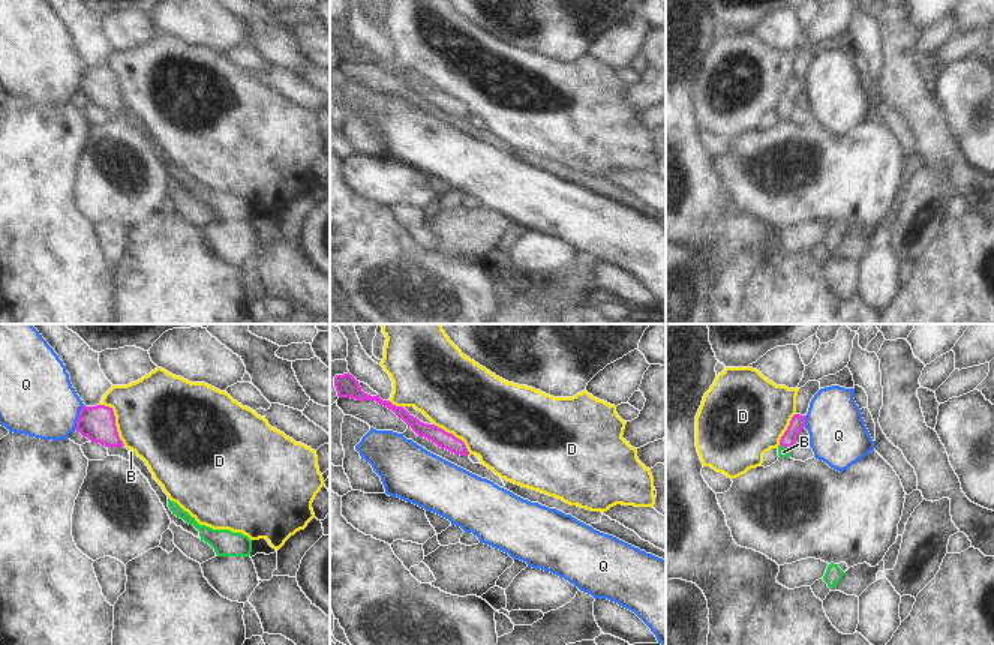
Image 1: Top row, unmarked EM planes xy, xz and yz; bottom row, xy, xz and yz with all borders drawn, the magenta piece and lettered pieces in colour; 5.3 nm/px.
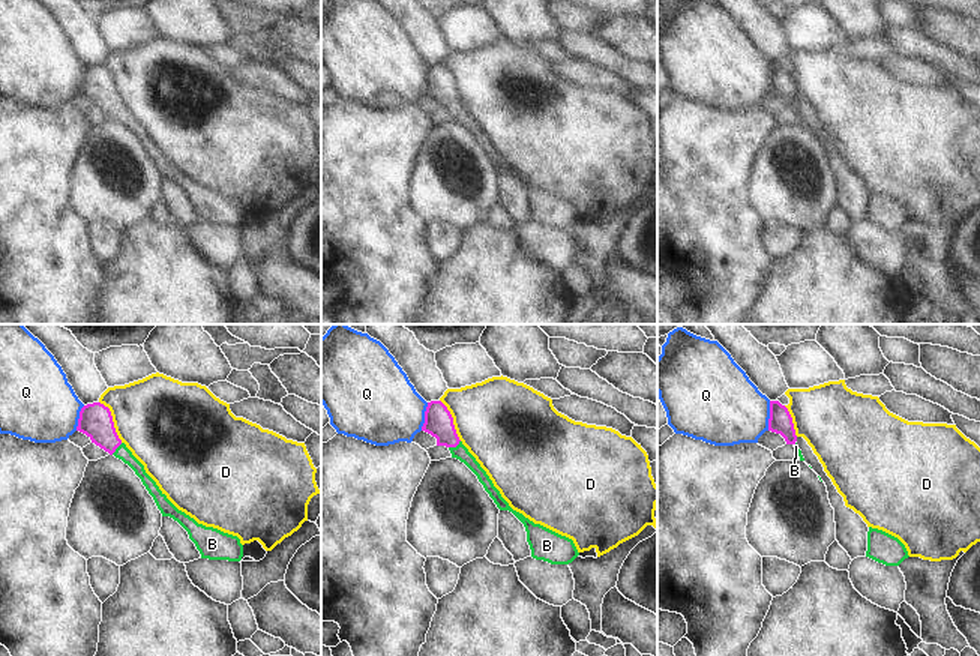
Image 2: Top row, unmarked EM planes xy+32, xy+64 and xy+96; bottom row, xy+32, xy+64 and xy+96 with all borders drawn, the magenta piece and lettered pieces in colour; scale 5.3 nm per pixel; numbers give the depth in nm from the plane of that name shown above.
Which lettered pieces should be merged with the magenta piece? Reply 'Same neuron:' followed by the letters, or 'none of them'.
Same neuron: B

